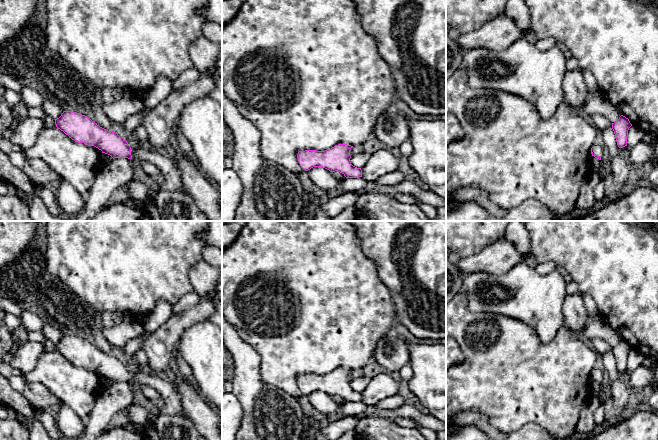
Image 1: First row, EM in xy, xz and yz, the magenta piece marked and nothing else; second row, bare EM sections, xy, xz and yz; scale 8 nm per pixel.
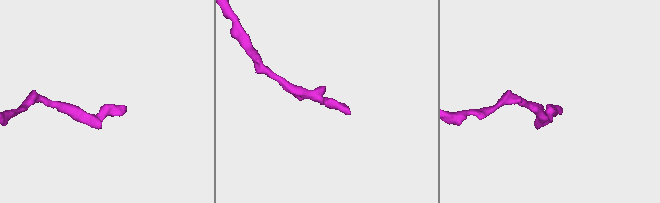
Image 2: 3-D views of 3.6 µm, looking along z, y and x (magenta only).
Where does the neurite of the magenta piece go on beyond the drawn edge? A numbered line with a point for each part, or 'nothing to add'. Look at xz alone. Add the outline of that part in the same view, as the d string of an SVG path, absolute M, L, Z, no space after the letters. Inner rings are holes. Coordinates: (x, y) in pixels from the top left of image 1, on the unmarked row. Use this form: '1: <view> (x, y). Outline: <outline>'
nothing to add

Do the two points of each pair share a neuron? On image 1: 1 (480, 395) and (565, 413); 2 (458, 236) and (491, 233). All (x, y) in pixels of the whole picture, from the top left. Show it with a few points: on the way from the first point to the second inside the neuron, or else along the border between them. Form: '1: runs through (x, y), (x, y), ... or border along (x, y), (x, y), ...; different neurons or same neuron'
1: runs through (501, 395), (544, 395); same neuron
2: runs through (466, 233), (483, 233); same neuron

